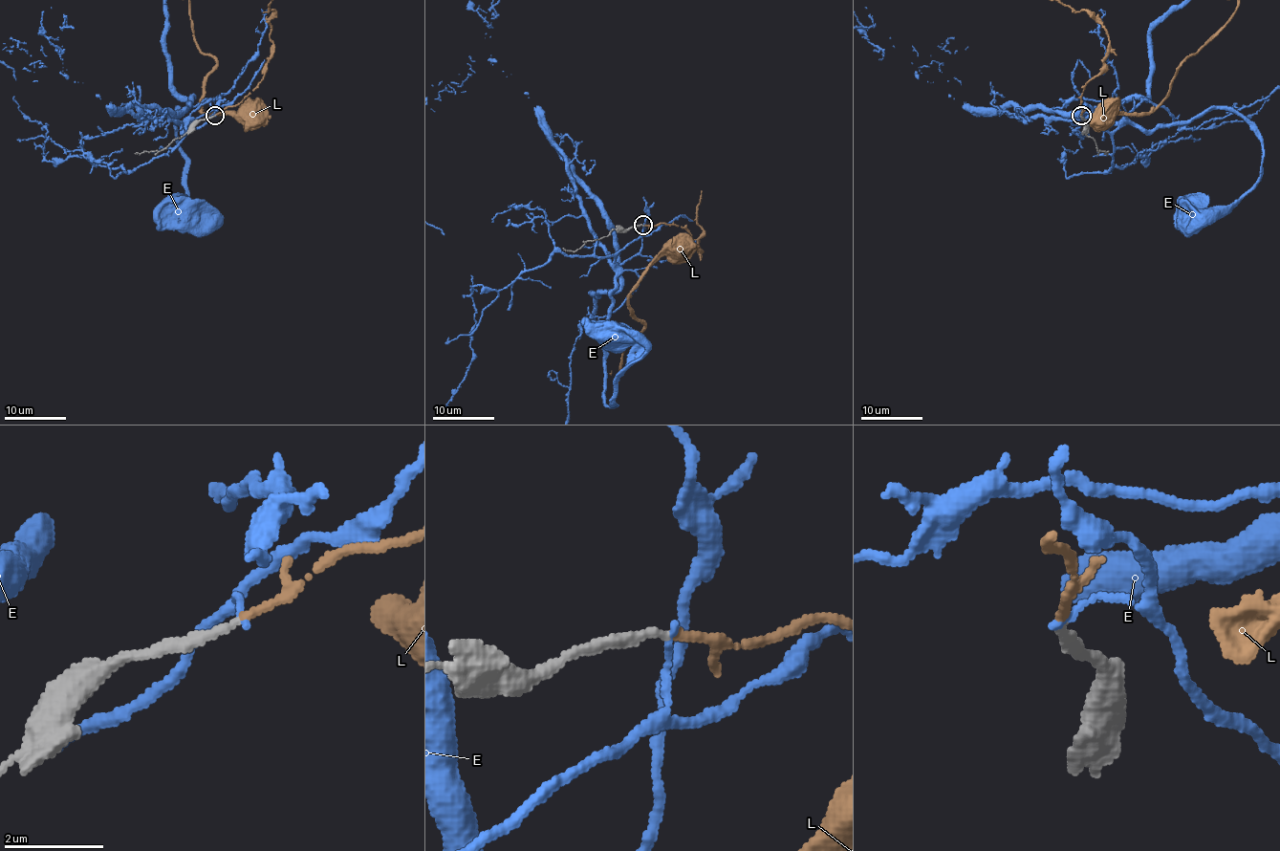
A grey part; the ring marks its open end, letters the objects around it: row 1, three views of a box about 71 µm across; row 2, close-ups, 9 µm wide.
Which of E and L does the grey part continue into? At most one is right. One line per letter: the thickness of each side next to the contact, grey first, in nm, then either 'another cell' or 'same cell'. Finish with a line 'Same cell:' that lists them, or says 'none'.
E: calibres 200 and 120 nm; another cell
L: calibres 200 and 160 nm; same cell
Same cell: L

